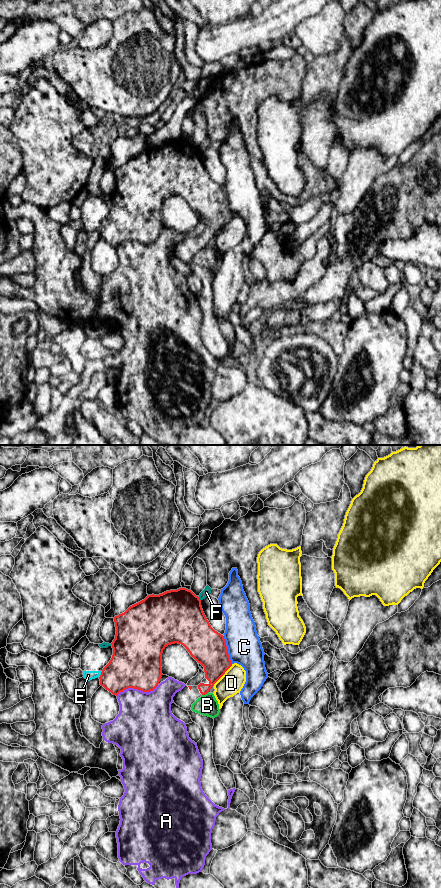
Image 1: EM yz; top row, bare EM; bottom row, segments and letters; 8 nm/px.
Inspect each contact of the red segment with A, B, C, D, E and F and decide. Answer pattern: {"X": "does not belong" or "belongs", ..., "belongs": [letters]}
{"A": "does not belong", "B": "does not belong", "C": "does not belong", "D": "does not belong", "E": "does not belong", "F": "does not belong", "belongs": []}

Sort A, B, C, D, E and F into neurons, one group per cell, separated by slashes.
A / B / C / D / E F

